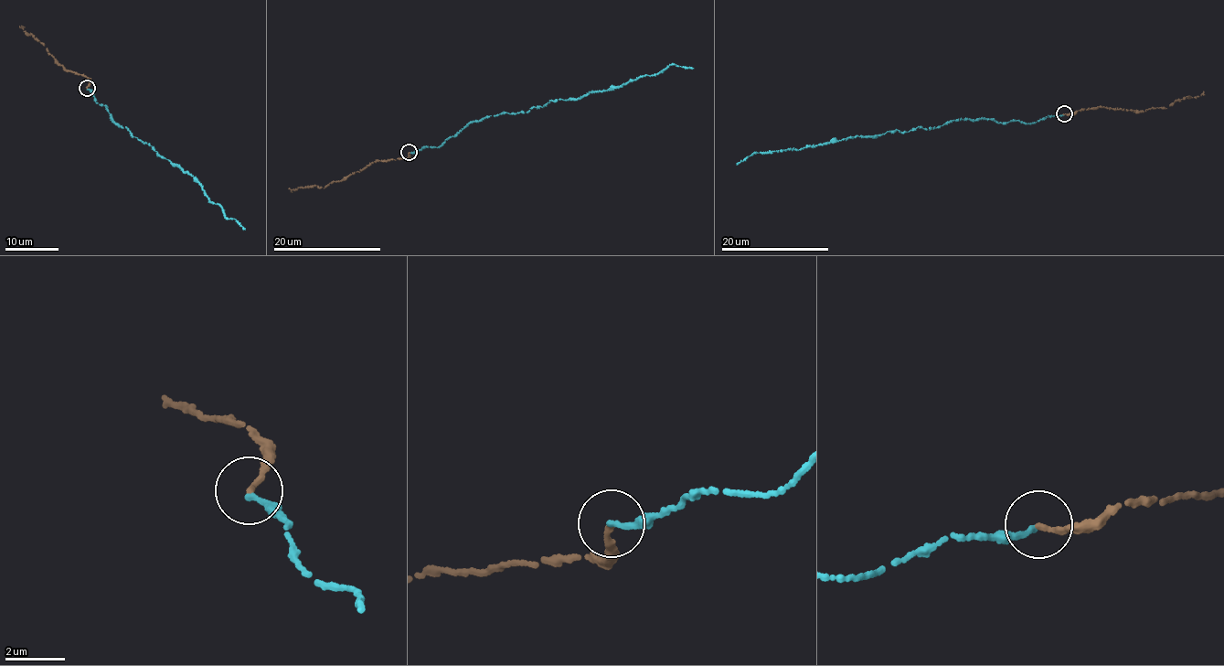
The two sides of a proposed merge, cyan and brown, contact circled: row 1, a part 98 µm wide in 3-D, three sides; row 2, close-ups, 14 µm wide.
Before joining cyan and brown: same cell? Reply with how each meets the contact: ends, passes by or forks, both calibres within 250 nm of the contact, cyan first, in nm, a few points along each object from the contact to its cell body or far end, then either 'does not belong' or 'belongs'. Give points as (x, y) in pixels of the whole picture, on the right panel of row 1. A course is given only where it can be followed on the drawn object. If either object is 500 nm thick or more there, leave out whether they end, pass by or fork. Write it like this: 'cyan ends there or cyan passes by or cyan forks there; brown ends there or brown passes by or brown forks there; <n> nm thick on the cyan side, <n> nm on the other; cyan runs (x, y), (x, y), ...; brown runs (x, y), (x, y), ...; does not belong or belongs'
cyan ends there; brown ends there; 200 nm thick on the cyan side, 220 nm on the other; cyan runs (1063, 114), (1030, 124), (984, 118), (950, 121), (933, 129), (918, 127), (796, 150), (756, 152), (737, 165); brown runs (1063, 114), (1100, 106), (1144, 112), (1153, 107), (1166, 108), (1176, 100), (1198, 96), (1203, 91); belongs

